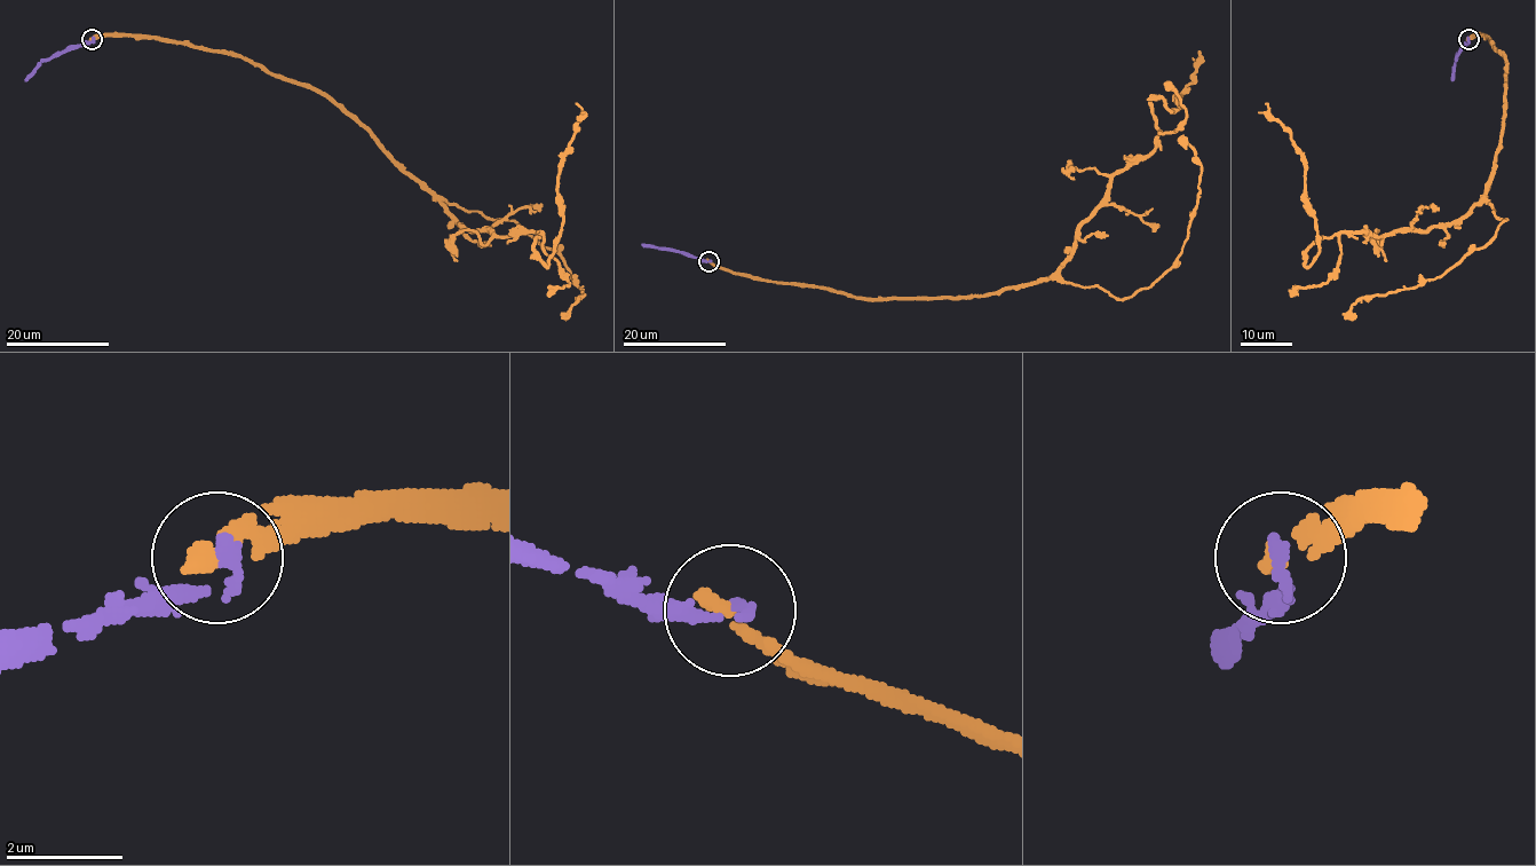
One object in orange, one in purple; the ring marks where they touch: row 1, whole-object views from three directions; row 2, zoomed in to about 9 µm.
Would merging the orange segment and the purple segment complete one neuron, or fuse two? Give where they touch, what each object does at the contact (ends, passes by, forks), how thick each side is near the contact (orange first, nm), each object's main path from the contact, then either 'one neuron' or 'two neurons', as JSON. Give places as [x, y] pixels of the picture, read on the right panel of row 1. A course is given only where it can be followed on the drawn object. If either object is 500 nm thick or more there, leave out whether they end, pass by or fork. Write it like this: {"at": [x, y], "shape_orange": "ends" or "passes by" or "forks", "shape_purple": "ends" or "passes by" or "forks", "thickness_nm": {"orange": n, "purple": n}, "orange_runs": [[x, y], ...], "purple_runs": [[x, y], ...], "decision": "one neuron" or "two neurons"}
{"at": [1469, 39], "shape_orange": "ends", "shape_purple": "ends", "thickness_nm": {"orange": 280, "purple": 200}, "orange_runs": [[1467, 39], [1505, 58], [1501, 148], [1487, 193], [1426, 231], [1317, 238], [1306, 266], [1305, 165], [1266, 103]], "purple_runs": [[1467, 39], [1456, 58], [1453, 80]], "decision": "two neurons"}

